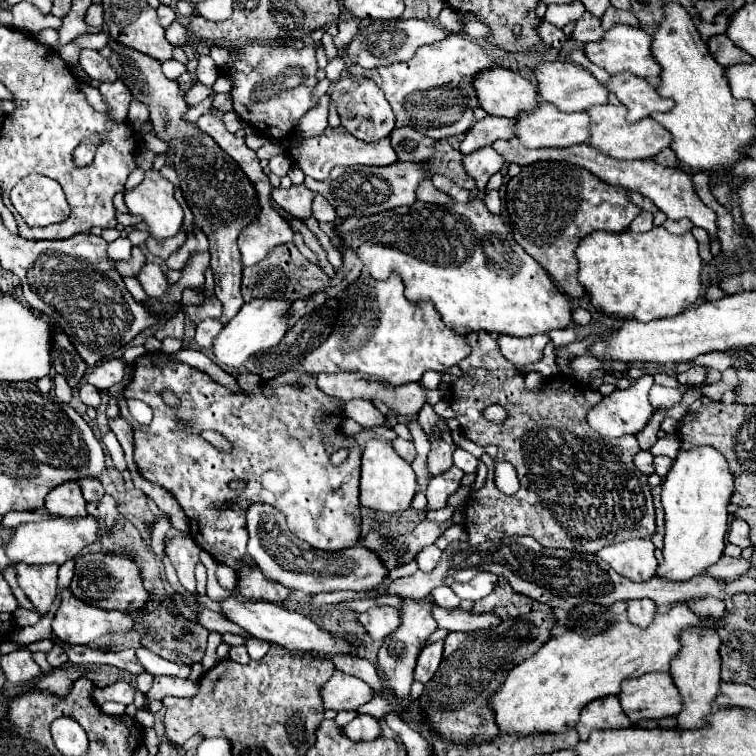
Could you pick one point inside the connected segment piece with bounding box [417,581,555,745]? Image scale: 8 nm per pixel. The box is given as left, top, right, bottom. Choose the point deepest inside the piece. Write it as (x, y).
(455, 702)

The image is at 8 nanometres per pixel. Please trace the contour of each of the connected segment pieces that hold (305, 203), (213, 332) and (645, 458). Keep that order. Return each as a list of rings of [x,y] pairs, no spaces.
[[[293,185],[289,189],[273,188],[271,197],[287,213],[291,213],[295,217],[309,217],[311,201],[313,201],[315,193],[309,191],[305,185]]]
[[[207,319],[203,323],[199,323],[197,327],[197,335],[195,335],[195,341],[199,347],[211,347],[213,345],[213,339],[219,335],[219,331],[223,329],[221,321],[219,319]]]
[[[639,451],[637,455],[635,455],[635,467],[639,469],[639,471],[643,471],[645,475],[651,475],[655,469],[653,469],[653,455],[649,453],[649,451]]]

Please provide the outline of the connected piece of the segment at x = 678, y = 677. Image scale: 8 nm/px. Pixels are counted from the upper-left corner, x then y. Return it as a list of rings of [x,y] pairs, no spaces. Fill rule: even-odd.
[[[699,597],[699,599],[691,599],[689,605],[691,609],[695,609],[695,613],[699,613],[699,621],[703,621],[703,625],[699,625],[699,629],[687,629],[687,633],[683,633],[683,649],[679,649],[679,657],[671,661],[671,669],[669,669],[669,673],[673,675],[671,679],[675,681],[675,687],[683,697],[683,711],[677,715],[681,729],[695,729],[707,725],[705,717],[713,711],[715,705],[713,701],[719,693],[719,681],[721,681],[719,677],[721,637],[717,633],[715,621],[723,617],[725,603],[719,601],[717,597]]]

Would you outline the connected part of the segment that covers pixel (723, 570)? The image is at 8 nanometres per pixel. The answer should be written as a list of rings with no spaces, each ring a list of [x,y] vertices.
[[[723,555],[713,567],[709,567],[709,573],[713,577],[723,577],[725,581],[731,581],[731,579],[737,579],[737,577],[745,575],[749,571],[749,567],[751,567],[751,561],[747,561],[743,557],[735,559],[735,557]]]

